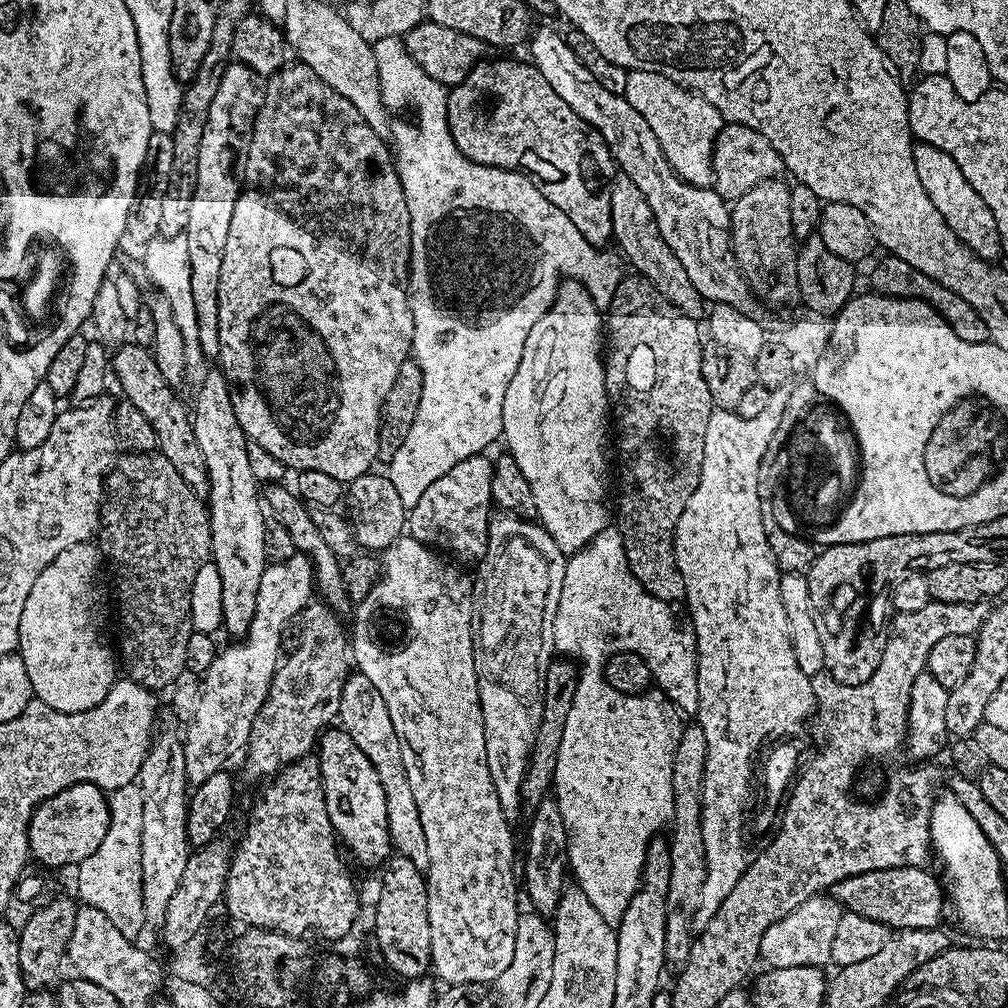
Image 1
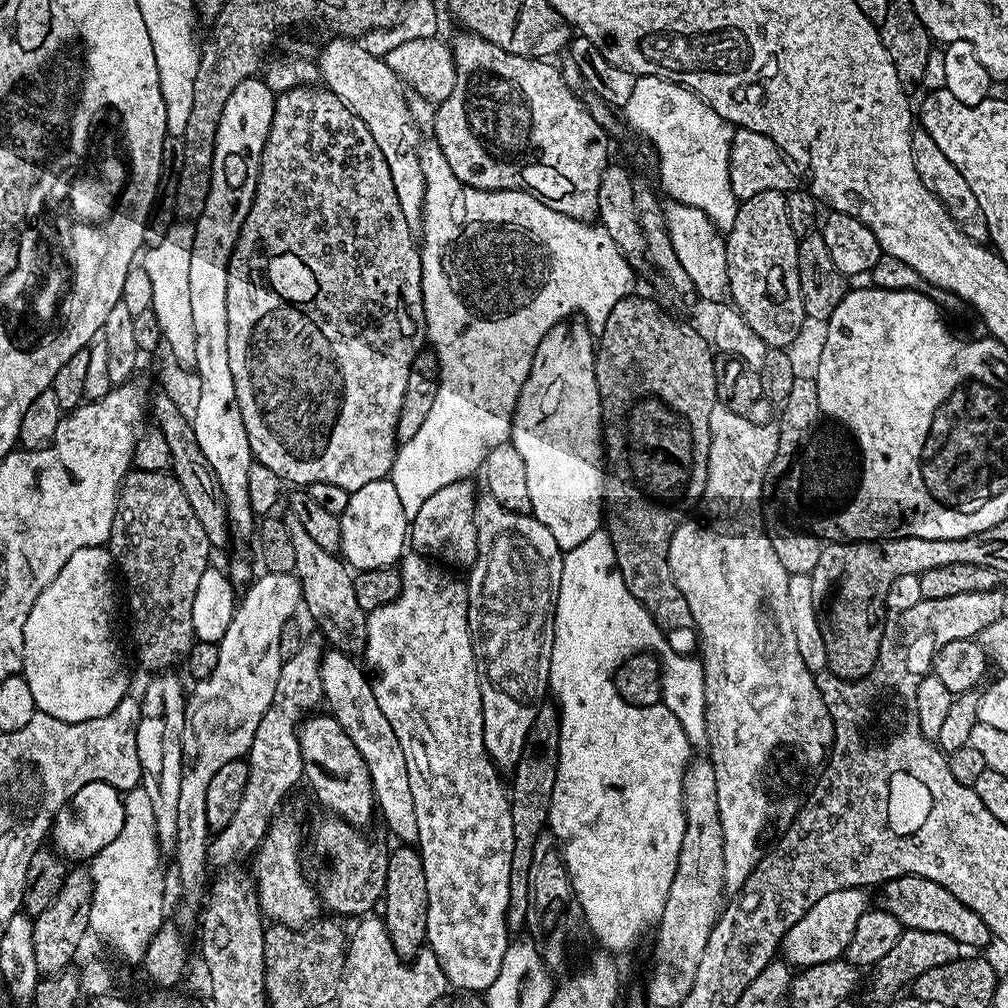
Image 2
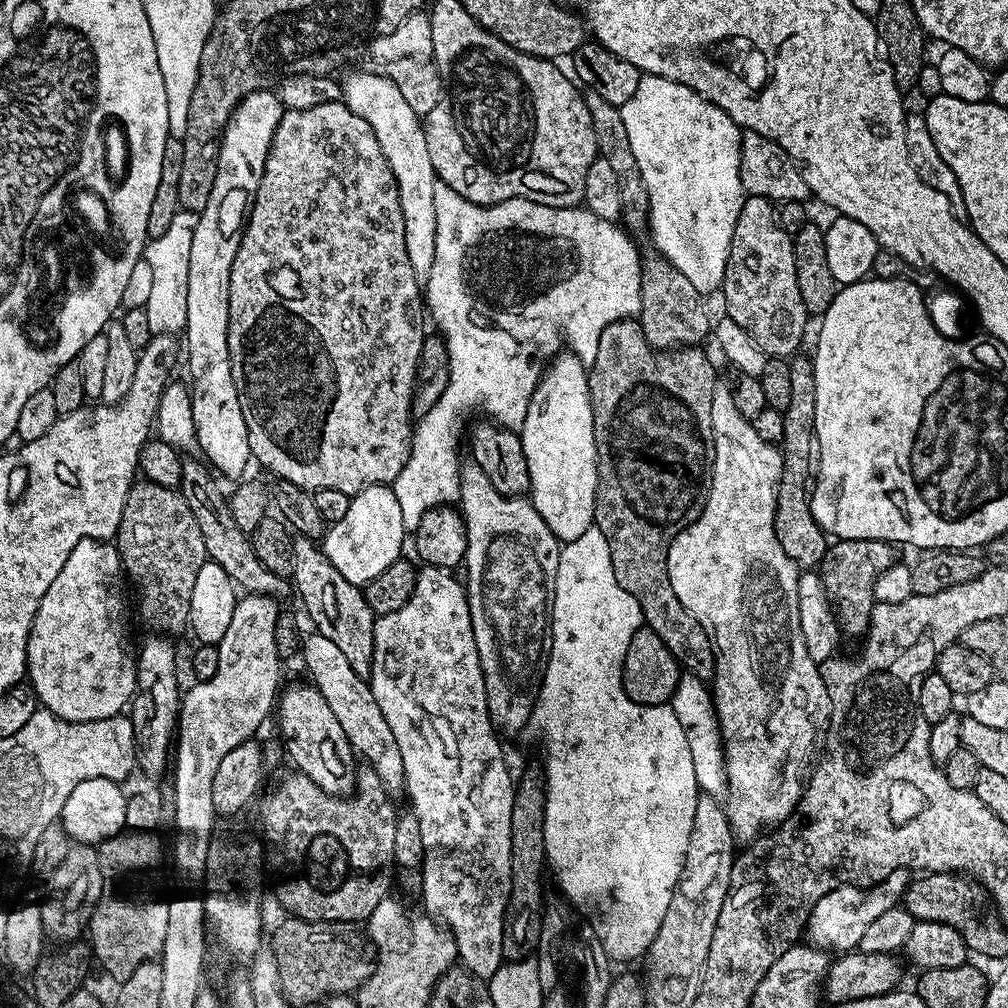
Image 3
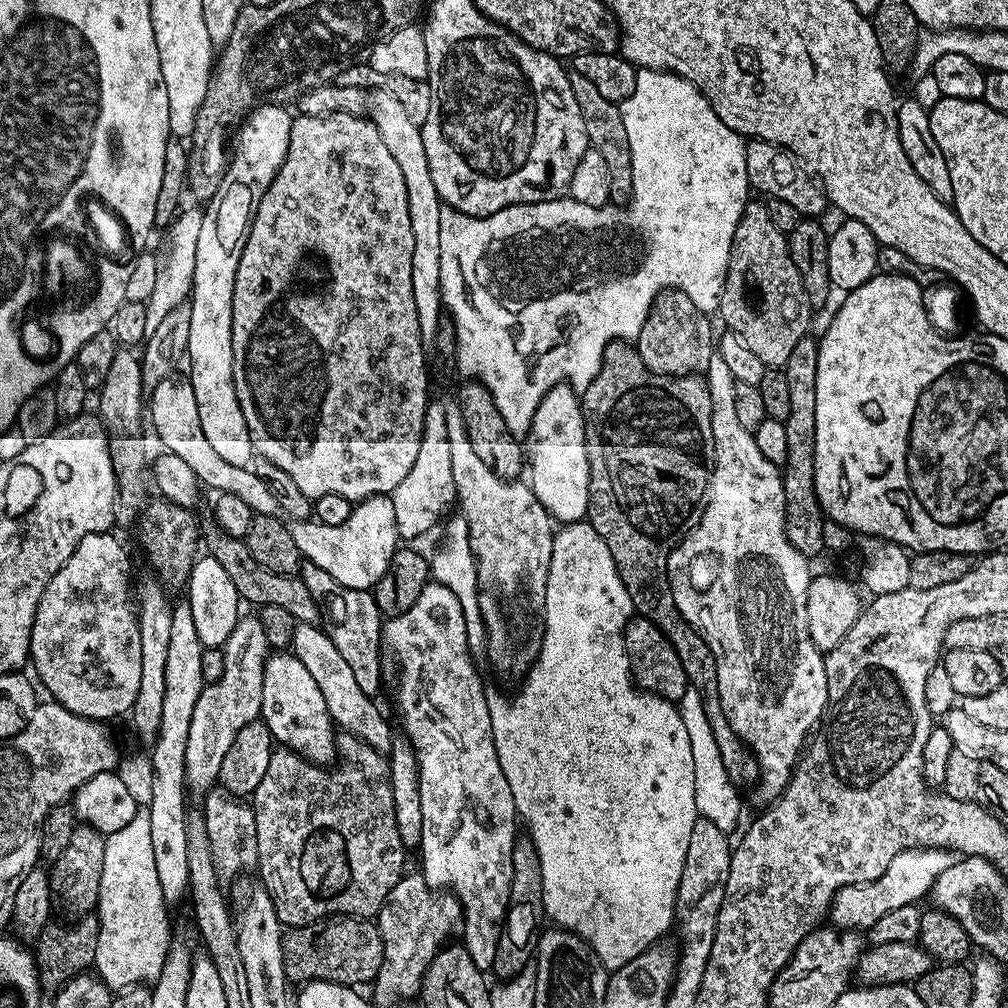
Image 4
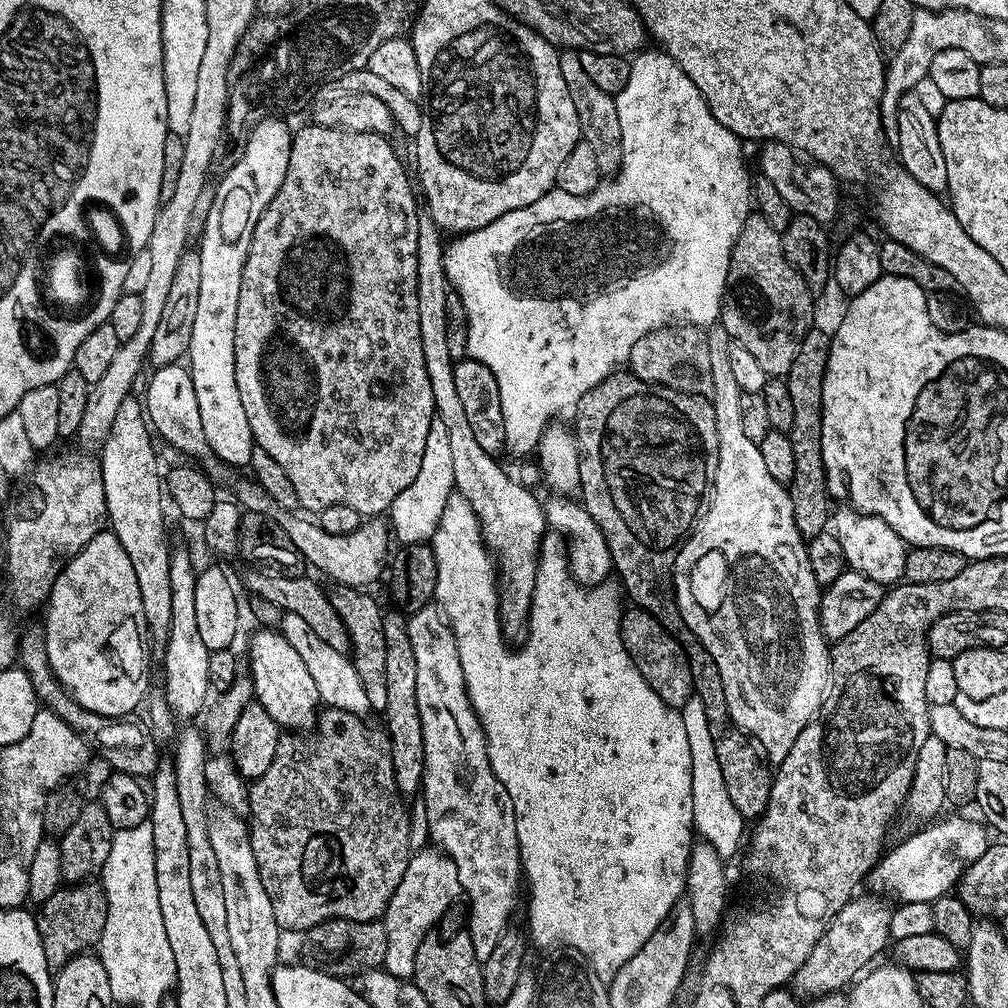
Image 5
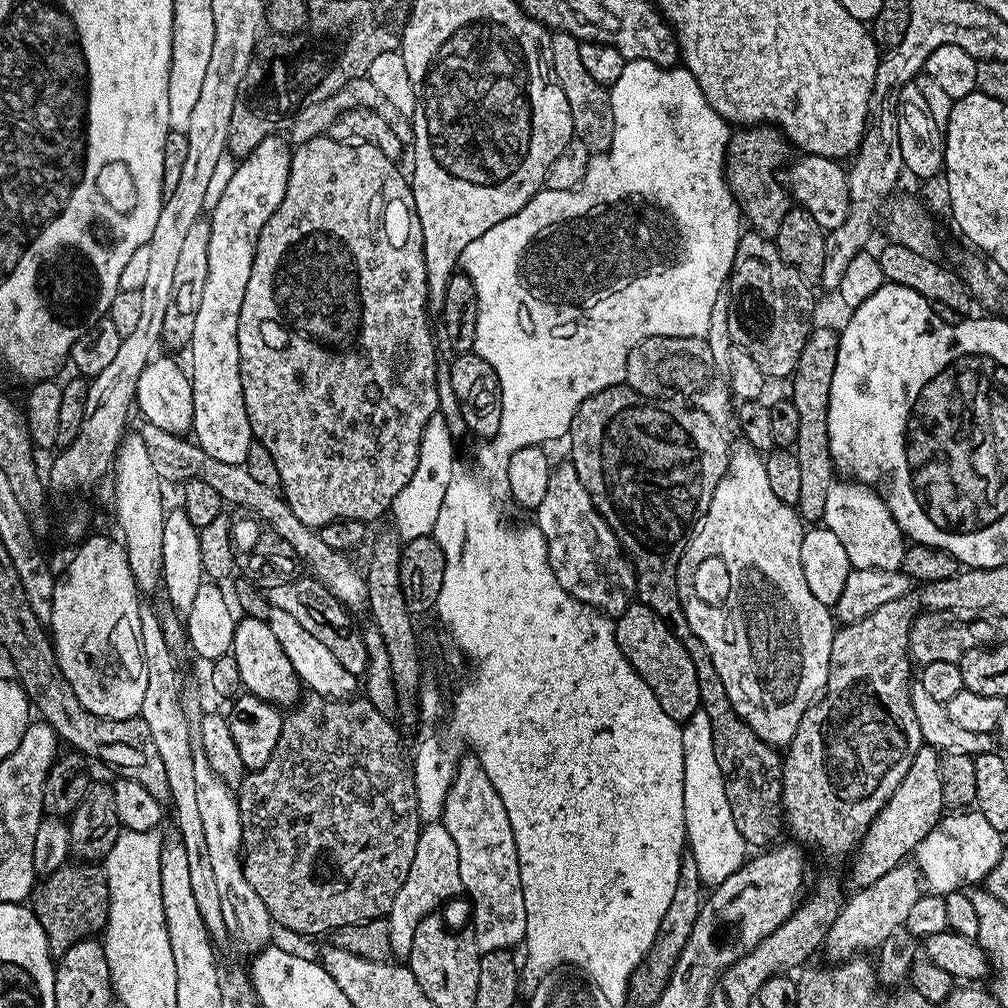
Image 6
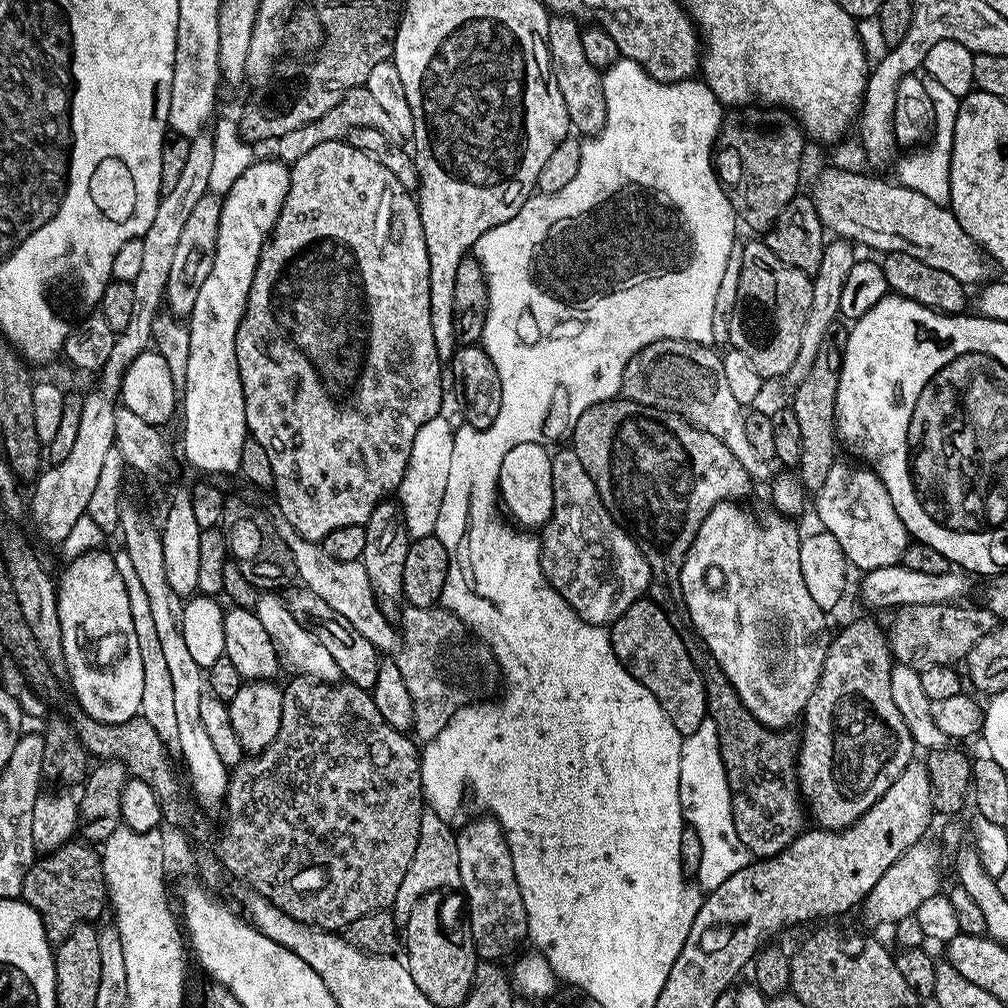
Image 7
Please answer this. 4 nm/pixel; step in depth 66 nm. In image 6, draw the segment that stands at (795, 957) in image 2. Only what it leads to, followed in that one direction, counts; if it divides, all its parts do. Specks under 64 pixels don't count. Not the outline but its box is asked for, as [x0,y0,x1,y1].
[914,810,1006,897]

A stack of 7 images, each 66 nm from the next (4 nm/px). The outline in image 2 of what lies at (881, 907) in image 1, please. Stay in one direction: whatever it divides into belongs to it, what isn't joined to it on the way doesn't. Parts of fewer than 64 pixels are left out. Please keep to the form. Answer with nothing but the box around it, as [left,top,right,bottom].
[882,876,993,948]

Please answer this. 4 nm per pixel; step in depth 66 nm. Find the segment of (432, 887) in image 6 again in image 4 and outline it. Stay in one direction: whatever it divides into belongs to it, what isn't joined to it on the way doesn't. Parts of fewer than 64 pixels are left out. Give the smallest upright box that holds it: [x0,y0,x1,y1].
[372,872,461,1007]

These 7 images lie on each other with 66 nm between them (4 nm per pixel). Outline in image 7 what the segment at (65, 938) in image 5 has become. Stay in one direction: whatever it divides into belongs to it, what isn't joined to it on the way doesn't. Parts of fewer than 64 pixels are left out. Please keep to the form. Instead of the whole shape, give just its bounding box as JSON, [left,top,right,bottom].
[20,838,106,946]

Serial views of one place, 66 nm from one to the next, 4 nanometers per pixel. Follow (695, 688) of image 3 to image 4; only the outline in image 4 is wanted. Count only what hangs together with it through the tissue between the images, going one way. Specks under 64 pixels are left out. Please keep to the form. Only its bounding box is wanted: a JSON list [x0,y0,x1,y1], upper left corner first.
[678,687,742,831]

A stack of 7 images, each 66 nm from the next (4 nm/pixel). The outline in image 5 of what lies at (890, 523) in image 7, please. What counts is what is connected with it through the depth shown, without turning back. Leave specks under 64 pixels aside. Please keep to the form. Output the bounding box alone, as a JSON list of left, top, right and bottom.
[830,506,908,586]

